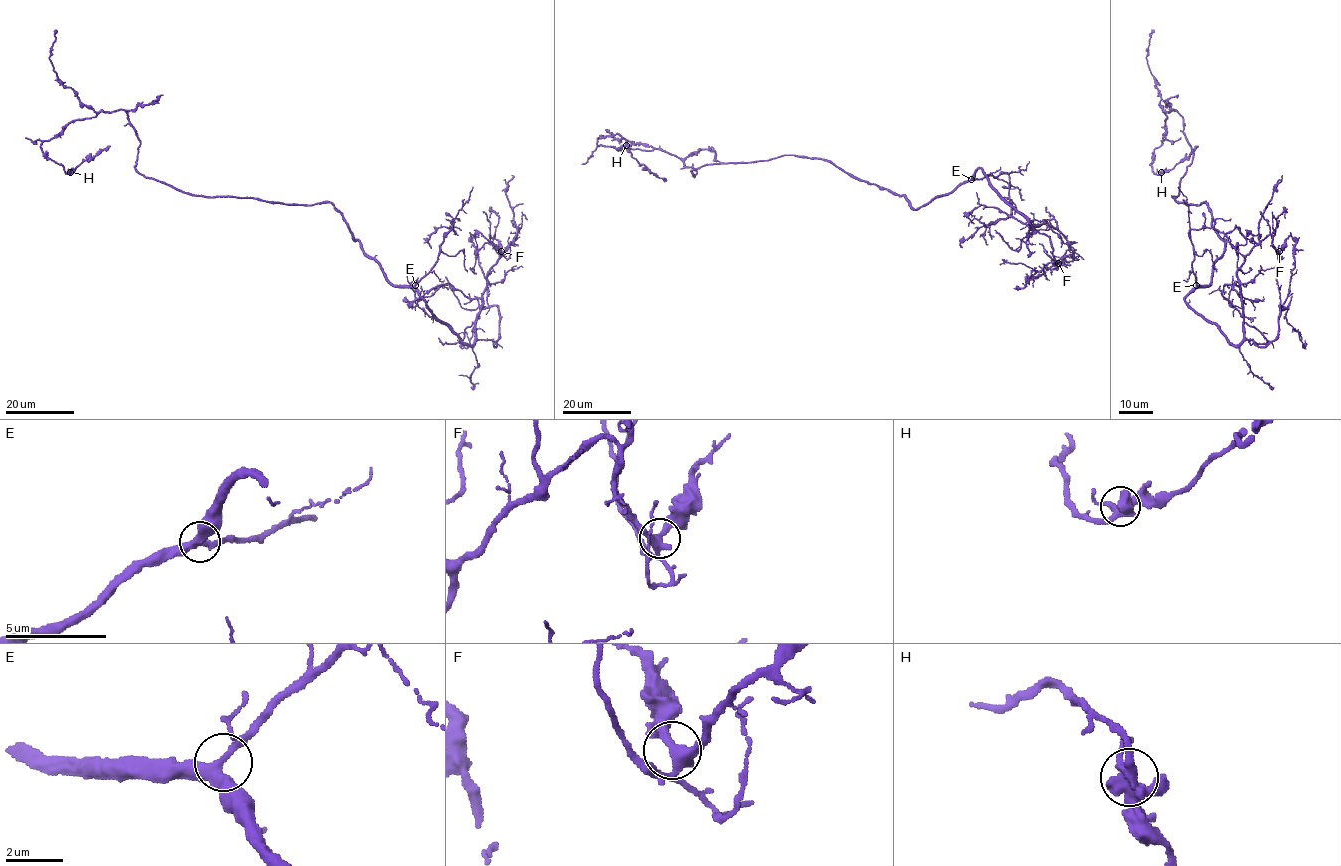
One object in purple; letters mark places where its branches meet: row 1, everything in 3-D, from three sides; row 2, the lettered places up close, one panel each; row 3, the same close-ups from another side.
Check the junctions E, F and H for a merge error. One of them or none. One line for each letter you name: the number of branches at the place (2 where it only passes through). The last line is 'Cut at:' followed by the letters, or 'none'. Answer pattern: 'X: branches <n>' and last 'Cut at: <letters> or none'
Cut at: none

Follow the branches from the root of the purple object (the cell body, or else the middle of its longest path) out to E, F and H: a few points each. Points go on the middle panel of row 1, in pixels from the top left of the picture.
E: (873, 184), (902, 195), (914, 209), (919, 209), (971, 179)
F: (873, 184), (919, 209), (980, 168), (1032, 226), (1046, 220), (1064, 235), (1073, 255), (1058, 263)
H: (873, 184), (789, 155), (705, 164), (694, 177), (662, 150), (597, 139), (618, 134), (626, 144)

